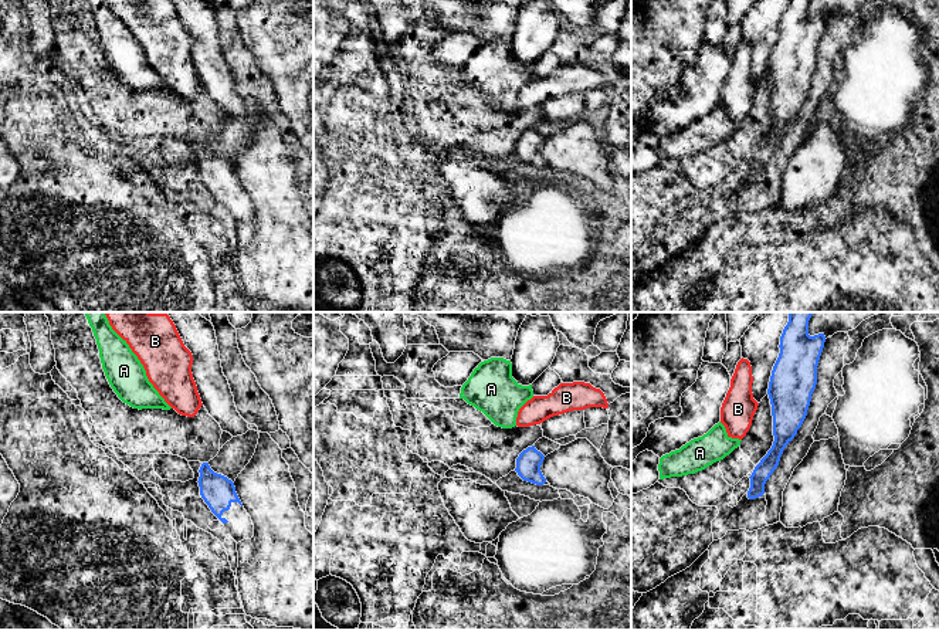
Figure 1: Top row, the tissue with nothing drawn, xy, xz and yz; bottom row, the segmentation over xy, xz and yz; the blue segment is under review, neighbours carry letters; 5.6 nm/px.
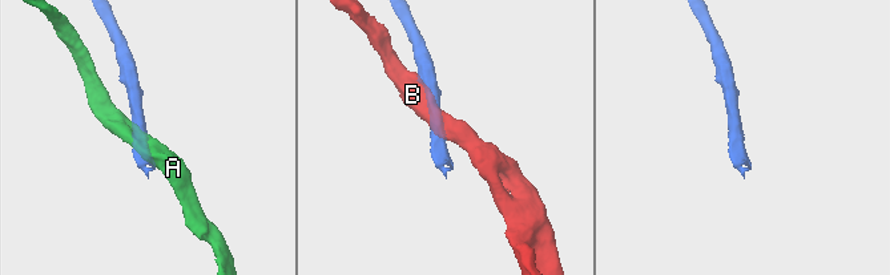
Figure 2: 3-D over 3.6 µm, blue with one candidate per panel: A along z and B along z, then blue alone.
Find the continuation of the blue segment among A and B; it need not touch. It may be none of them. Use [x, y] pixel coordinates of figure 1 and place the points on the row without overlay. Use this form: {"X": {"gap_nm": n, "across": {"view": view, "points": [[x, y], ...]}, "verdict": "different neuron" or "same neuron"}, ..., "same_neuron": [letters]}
{"A": {"gap_nm": 140, "across": {"view": "xz", "points": [[528, 129], [514, 108]]}, "verdict": "different neuron"}, "B": {"gap_nm": 70, "across": {"view": "yz", "points": [[769, 80], [758, 85]]}, "verdict": "different neuron"}, "same_neuron": []}

